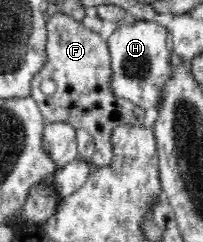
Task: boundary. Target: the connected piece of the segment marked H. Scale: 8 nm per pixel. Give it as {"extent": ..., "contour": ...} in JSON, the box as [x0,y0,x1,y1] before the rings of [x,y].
{"extent":[107,20,172,110],"contour":[[[130,20],[121,23],[107,41],[112,60],[114,93],[120,98],[132,100],[144,110],[156,108],[162,85],[166,85],[171,72],[172,53],[166,28],[148,20]]]}

